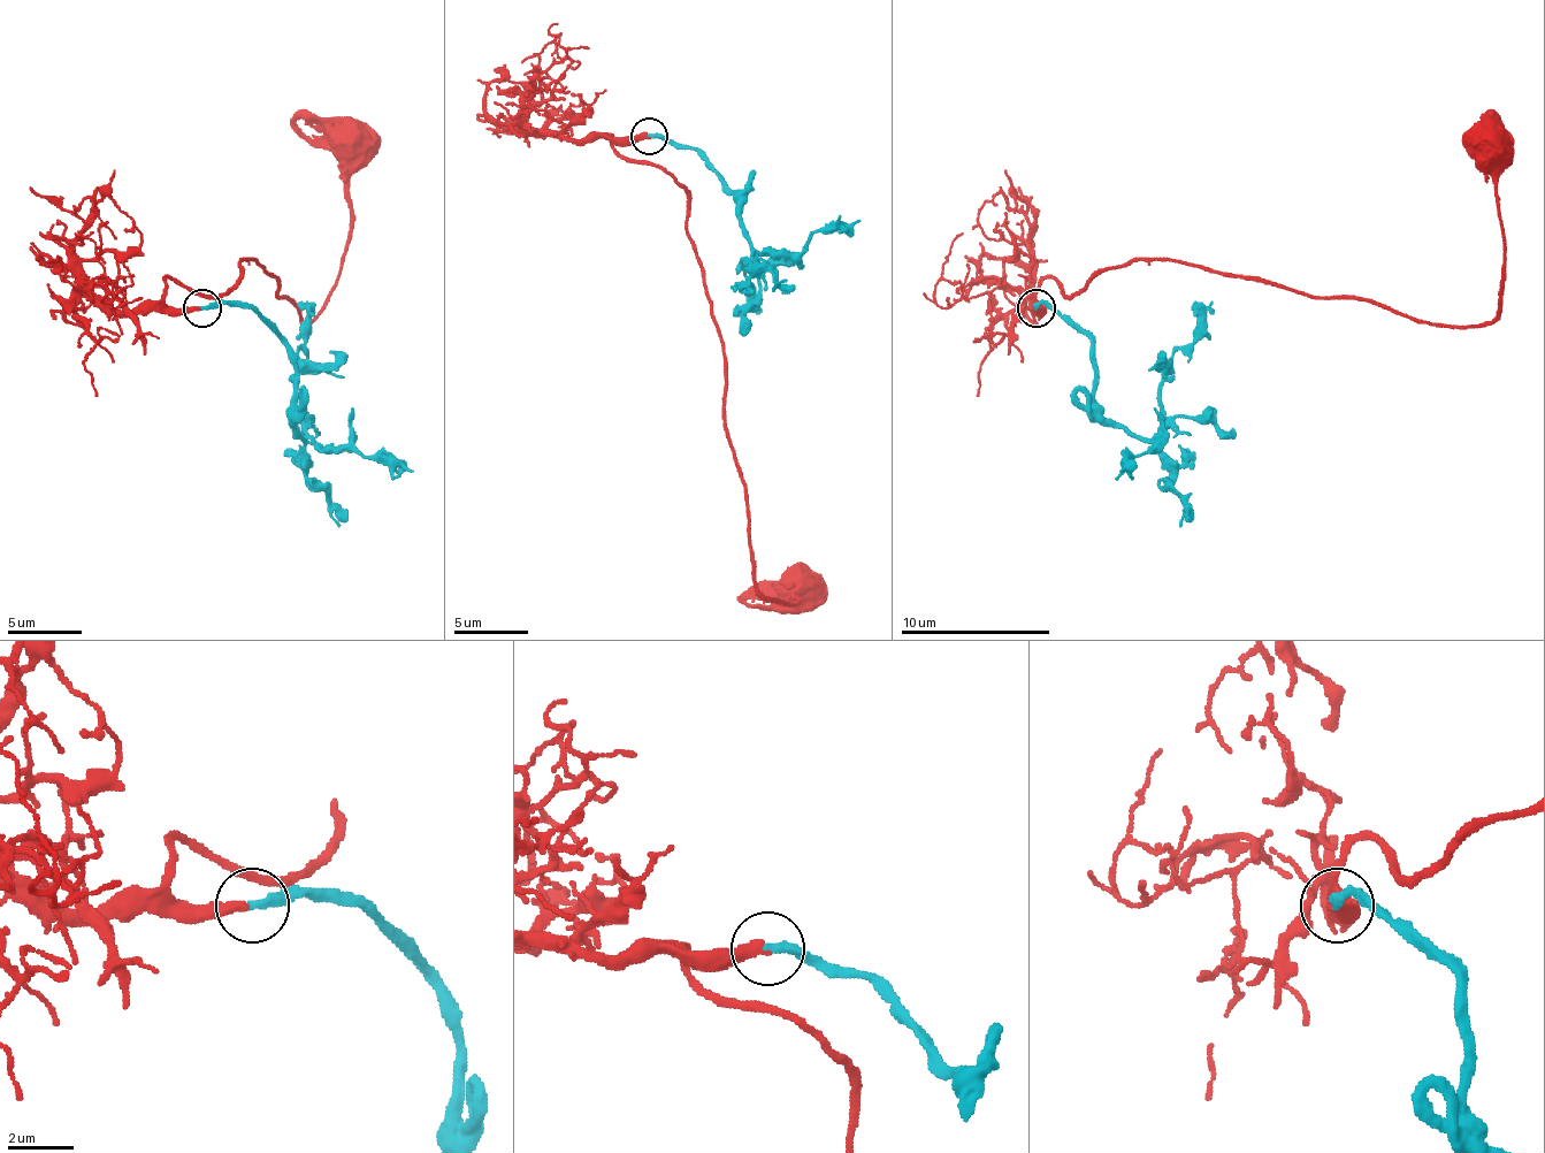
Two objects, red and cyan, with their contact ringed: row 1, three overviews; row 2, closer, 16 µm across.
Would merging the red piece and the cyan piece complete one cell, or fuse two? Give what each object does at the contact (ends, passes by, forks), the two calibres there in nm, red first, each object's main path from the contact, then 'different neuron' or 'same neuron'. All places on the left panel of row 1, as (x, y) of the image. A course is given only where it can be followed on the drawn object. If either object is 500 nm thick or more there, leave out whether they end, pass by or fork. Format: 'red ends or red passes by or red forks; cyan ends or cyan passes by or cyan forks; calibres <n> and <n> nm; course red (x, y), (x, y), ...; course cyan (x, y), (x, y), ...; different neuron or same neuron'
red ends; cyan ends; calibres 320 and 300 nm; course red (199, 307), (169, 307), (166, 277), (222, 296), (241, 262), (252, 258), (307, 326), (342, 266), (357, 146); course cyan (203, 307), (244, 303), (282, 341), (297, 374), (297, 430), (304, 438), (297, 367), (304, 341), (307, 299); same neuron

